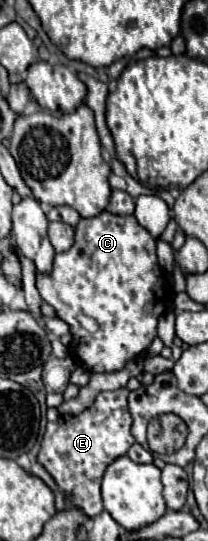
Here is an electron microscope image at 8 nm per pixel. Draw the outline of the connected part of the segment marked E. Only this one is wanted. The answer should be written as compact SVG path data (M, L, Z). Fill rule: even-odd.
M127 388L115 392L99 392L95 402L79 412L61 416L57 422L47 422L45 436L41 440L39 464L53 476L57 486L63 490L65 500L71 506L79 506L87 518L95 518L103 512L101 502L101 478L105 468L135 444L131 434L131 414L127 410Z

